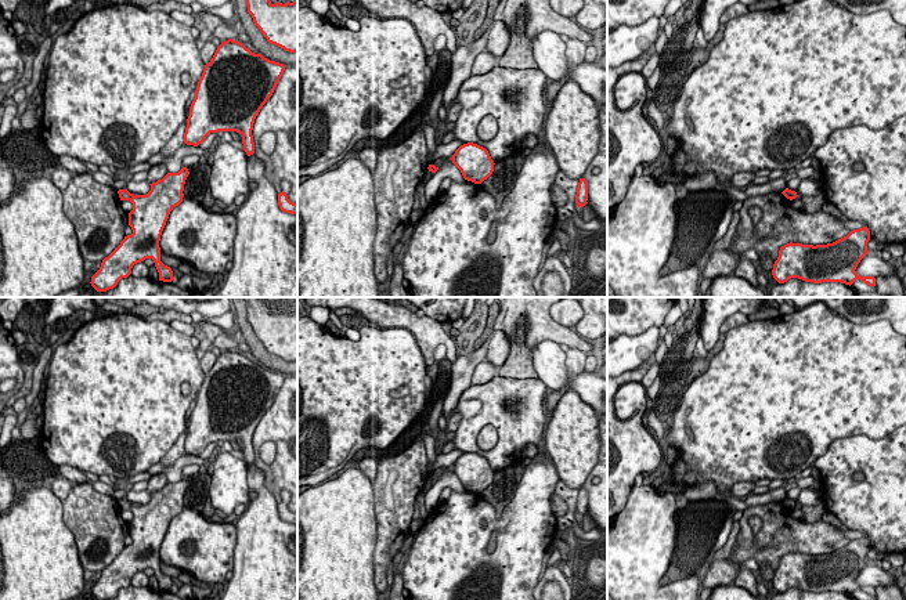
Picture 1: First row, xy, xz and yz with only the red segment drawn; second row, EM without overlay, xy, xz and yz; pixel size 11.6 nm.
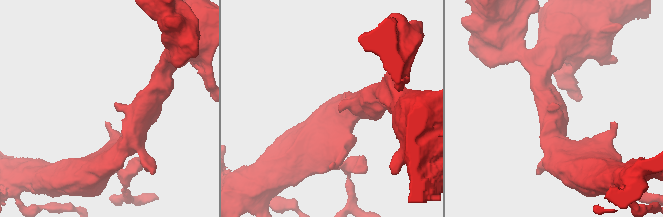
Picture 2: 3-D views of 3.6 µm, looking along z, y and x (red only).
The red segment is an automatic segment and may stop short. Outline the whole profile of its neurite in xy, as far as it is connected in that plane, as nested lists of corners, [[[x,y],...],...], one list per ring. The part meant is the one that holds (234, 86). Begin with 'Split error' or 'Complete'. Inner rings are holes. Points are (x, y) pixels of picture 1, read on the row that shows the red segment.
Complete. [[[228,39],[223,41],[203,73],[189,106],[189,116],[184,133],[187,145],[198,147],[210,133],[237,131],[242,135],[243,151],[248,156],[255,153],[253,123],[263,105],[272,95],[285,65],[255,54],[242,43]]]

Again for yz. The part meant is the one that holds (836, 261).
Complete. [[[863,227],[827,245],[790,242],[780,247],[772,275],[779,283],[798,278],[813,283],[841,282],[851,286],[856,279],[860,279],[869,286],[876,286],[874,276],[860,276],[855,271],[869,253],[869,241],[870,231]]]

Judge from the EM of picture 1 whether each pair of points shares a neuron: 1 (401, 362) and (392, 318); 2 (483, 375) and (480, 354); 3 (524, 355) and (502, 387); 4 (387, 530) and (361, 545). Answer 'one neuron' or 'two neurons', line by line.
1: two neurons
2: two neurons
3: two neurons
4: two neurons

